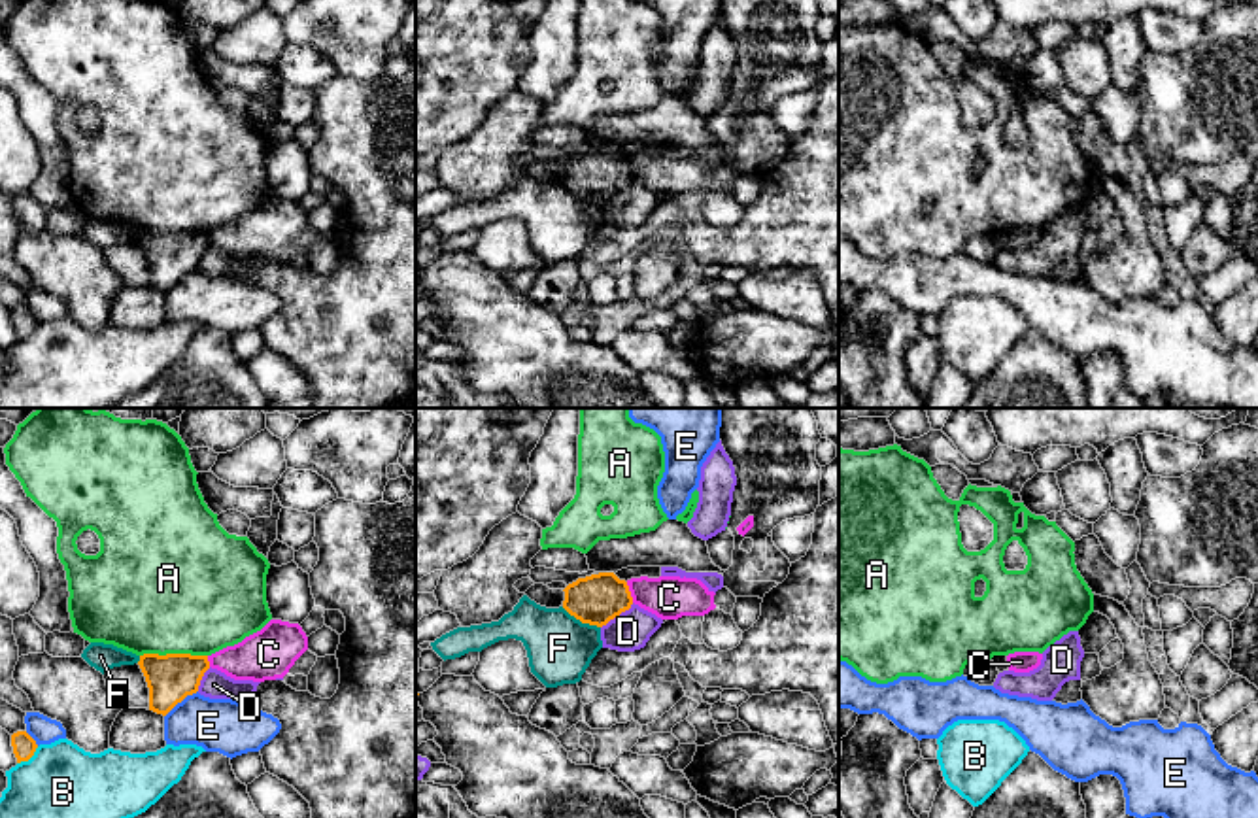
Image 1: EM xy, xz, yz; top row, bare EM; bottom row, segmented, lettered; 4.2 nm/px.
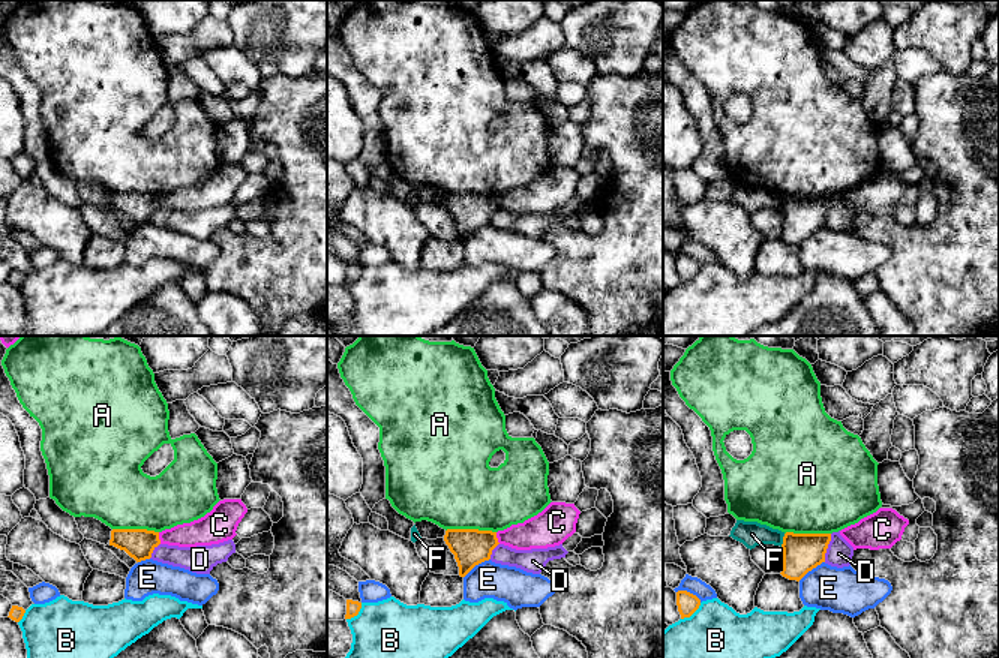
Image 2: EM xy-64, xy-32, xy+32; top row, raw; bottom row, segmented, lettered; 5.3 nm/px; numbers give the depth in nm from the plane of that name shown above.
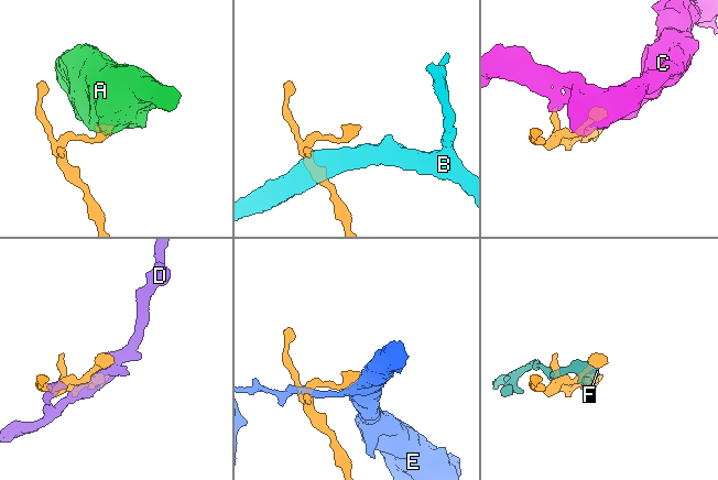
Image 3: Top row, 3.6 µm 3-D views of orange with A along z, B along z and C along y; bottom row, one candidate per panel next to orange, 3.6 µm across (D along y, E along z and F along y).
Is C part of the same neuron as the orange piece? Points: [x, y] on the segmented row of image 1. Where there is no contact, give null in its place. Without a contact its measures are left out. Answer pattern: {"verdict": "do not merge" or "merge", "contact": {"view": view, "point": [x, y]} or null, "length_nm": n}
{"verdict": "do not merge", "contact": {"view": "xz", "point": [629, 592]}, "length_nm": 90}

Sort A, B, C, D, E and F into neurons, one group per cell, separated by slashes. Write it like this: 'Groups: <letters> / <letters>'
Groups: A / B / C / D / E / F

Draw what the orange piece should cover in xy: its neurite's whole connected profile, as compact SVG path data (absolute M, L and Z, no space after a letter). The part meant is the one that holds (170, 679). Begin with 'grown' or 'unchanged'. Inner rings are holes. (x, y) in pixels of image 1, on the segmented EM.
unchanged | M144 654L138 665L149 688L149 710L162 716L187 695L196 693L210 669L208 656L191 654Z

